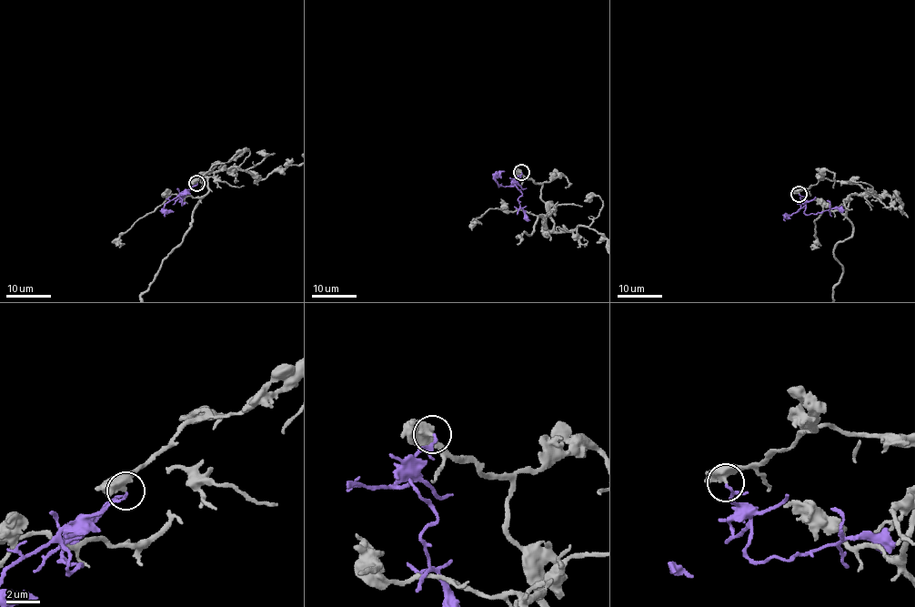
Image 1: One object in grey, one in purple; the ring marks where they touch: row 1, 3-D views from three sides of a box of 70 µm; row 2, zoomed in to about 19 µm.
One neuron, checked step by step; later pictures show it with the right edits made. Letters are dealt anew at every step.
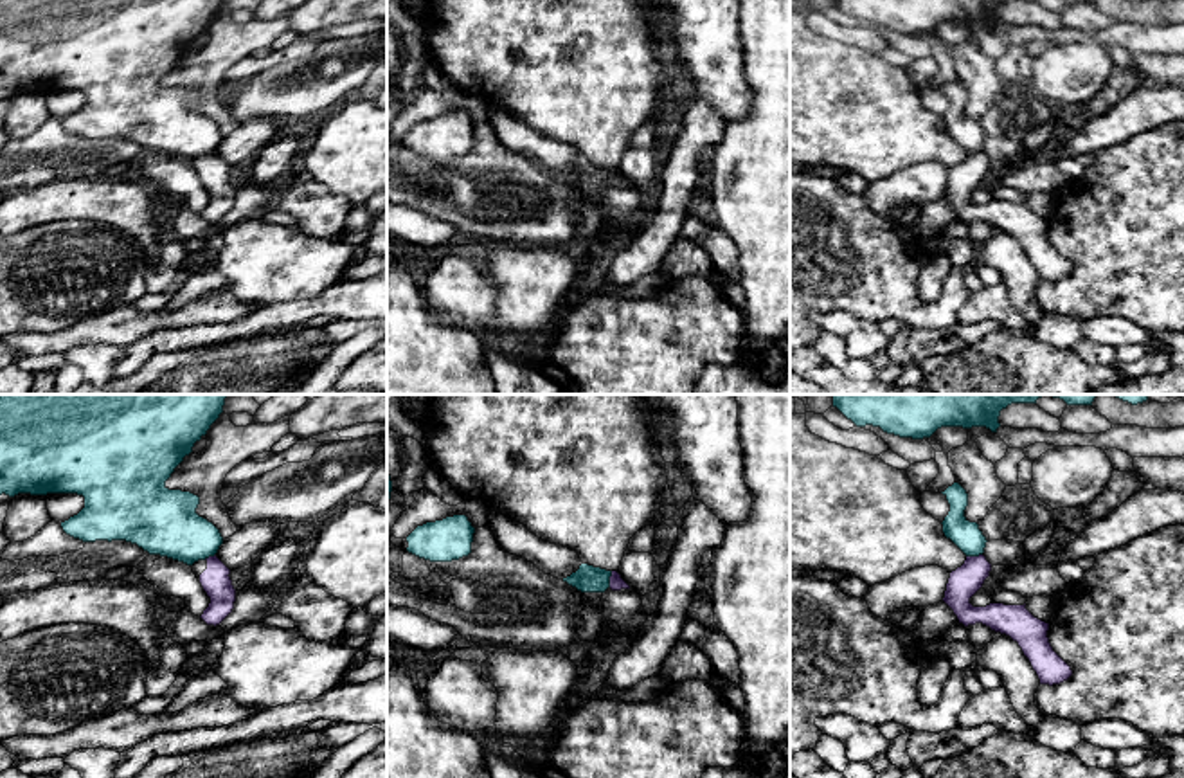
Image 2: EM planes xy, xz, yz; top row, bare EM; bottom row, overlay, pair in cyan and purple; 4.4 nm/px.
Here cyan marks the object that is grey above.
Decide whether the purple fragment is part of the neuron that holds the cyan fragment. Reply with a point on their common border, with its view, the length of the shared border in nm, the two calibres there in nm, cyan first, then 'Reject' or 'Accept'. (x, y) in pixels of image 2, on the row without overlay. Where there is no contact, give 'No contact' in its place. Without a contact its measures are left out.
Touches cyan at xz (609, 175). Shared border 70 nm. Thickness 120 nm (cyan) against 60 nm. Reject

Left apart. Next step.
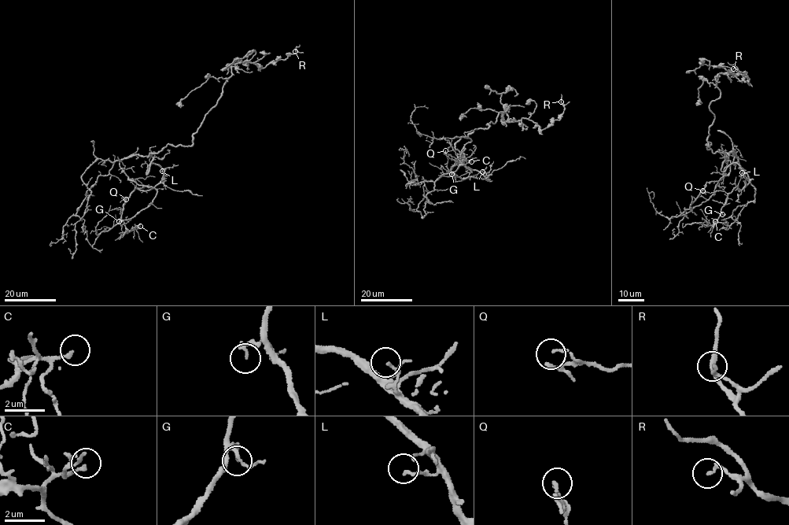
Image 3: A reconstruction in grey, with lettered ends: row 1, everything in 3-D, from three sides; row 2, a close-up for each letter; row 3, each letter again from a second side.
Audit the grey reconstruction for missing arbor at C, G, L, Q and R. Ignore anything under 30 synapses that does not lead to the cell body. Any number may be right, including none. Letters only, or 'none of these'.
none of these

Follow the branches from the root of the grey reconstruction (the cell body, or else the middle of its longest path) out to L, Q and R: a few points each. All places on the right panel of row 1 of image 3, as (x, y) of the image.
L: (710, 149), (728, 155), (722, 171), (735, 162), (746, 171), (742, 172)
Q: (710, 149), (728, 155), (722, 171), (735, 162), (749, 181), (728, 194), (702, 190)
R: (710, 149), (709, 105), (720, 96), (719, 73), (750, 81), (733, 68)

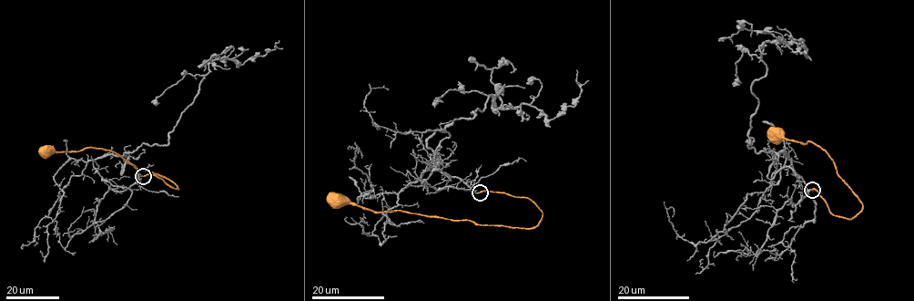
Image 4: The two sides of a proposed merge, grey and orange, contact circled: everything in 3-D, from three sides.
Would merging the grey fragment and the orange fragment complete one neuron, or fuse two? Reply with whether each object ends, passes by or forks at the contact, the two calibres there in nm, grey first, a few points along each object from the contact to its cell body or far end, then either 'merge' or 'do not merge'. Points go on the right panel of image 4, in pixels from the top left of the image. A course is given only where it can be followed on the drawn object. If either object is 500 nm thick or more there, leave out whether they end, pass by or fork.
grey ends there; orange ends there; 240 nm thick on the grey side, 220 nm on the other; grey runs (812, 191), (787, 166), (769, 179), (777, 155), (746, 141), (765, 42), (807, 52), (776, 25); orange runs (812, 191), (835, 215), (851, 218), (860, 213), (862, 205), (826, 151), (807, 140), (774, 136); merge

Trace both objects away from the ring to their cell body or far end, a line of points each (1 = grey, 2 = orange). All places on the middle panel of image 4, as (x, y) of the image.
1: (480, 192), (442, 173), (427, 140), (491, 95), (554, 119), (579, 96), (576, 70)
2: (480, 192), (528, 198), (543, 214), (542, 219), (530, 228), (479, 224), (400, 210), (373, 212), (336, 199)

